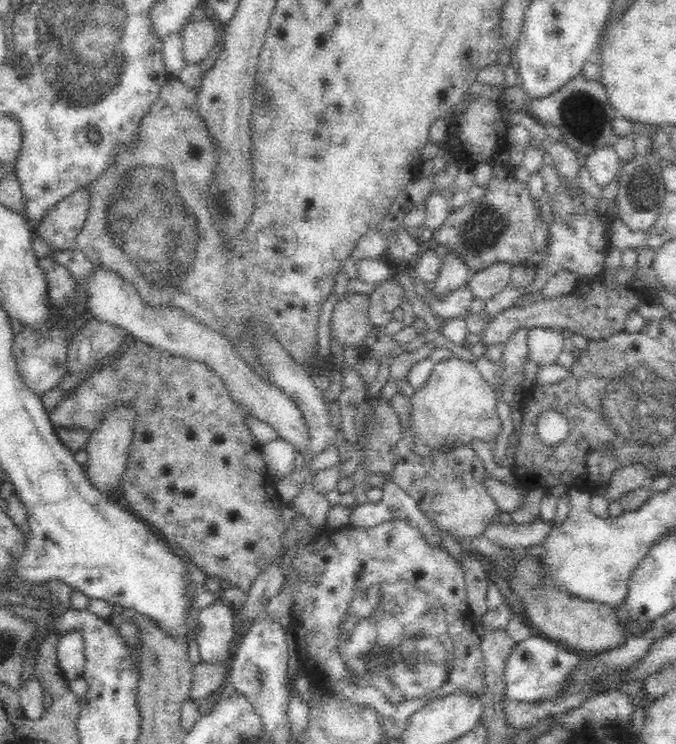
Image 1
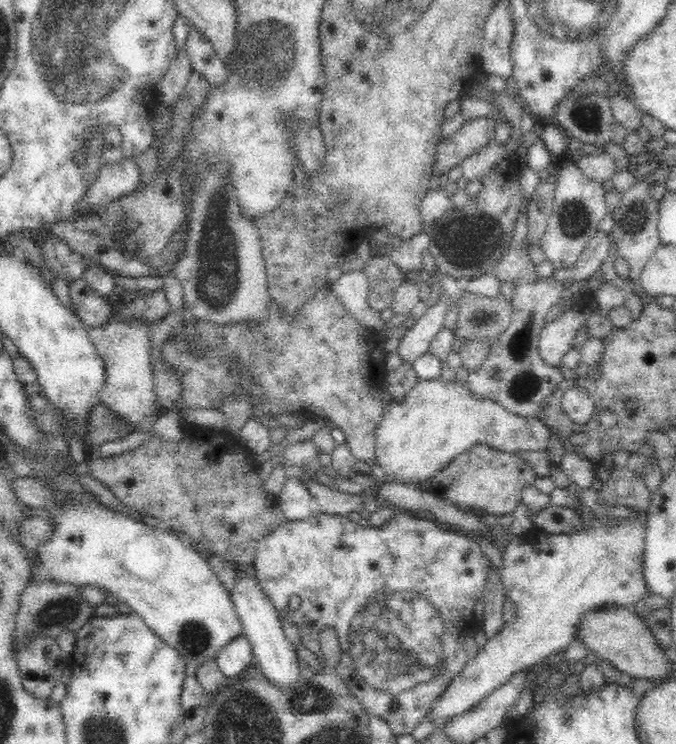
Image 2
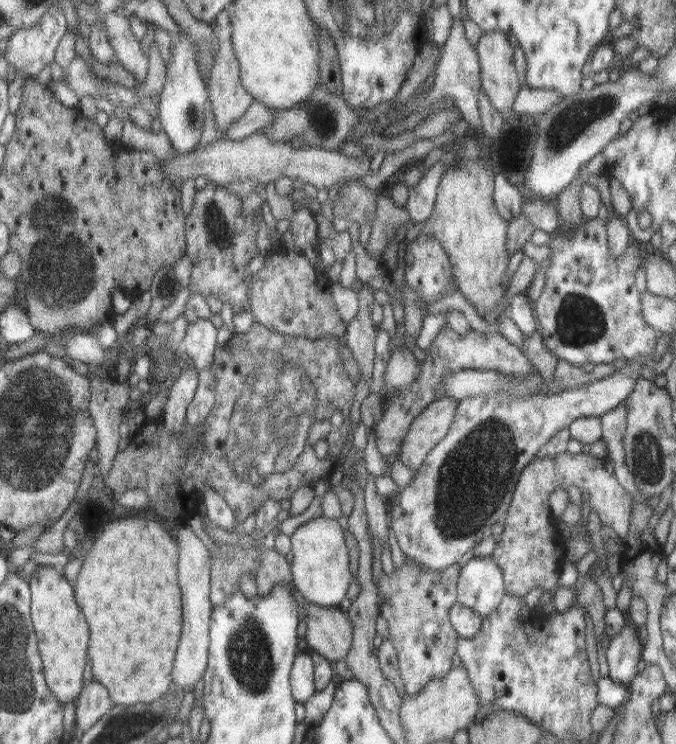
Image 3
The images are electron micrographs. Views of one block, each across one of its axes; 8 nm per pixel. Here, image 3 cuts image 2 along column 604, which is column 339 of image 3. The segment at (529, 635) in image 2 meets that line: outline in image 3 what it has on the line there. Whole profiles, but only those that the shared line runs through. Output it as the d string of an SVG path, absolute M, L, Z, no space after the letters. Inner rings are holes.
M311 518L309 522L297 526L297 530L291 534L291 584L295 590L303 594L303 598L311 604L319 606L337 606L351 584L351 572L349 572L349 548L345 544L345 532L337 524L337 518Z

